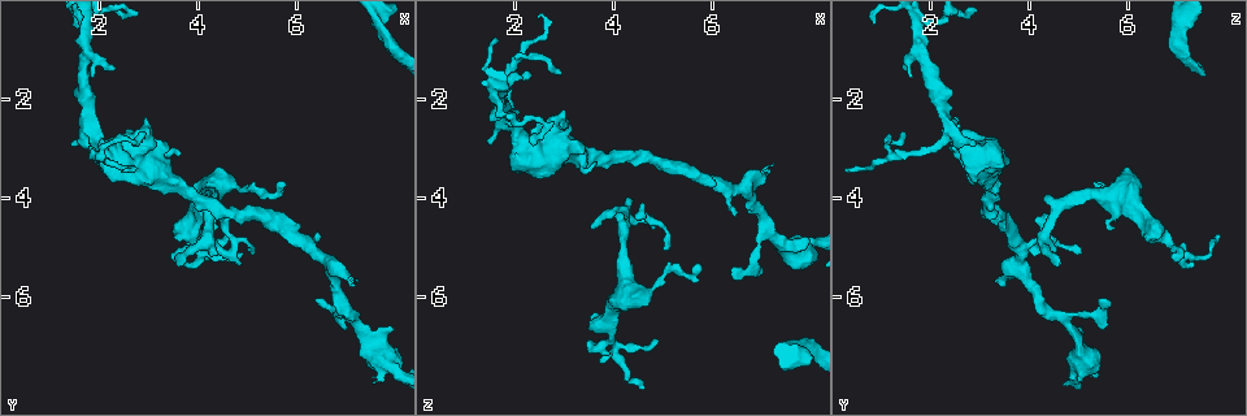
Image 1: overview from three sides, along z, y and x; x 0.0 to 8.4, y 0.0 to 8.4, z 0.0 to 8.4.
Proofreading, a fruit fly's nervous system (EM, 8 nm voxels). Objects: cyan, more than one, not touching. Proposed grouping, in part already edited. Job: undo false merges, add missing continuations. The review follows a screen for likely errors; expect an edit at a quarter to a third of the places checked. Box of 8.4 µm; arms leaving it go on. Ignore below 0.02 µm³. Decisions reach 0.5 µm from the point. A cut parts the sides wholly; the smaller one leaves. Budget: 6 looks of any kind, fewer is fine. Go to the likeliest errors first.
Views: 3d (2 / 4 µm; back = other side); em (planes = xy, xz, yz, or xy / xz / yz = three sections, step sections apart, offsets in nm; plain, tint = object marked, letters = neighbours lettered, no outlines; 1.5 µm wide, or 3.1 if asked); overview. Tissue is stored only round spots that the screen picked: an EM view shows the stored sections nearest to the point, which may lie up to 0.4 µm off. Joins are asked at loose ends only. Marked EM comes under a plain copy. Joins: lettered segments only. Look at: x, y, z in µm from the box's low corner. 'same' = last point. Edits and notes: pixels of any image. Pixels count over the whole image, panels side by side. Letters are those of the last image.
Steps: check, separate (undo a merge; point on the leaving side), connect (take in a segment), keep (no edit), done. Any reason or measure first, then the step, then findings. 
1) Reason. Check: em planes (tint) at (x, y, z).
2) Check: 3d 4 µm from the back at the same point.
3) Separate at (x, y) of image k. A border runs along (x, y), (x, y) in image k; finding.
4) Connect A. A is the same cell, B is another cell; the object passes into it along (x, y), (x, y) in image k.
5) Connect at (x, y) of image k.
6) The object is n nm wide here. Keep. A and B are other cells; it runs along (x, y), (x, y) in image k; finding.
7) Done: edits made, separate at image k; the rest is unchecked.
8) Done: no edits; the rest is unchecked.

Small branch off a trunk. Check: 3d 2 µm at (1.95, 2.75, 2.30).

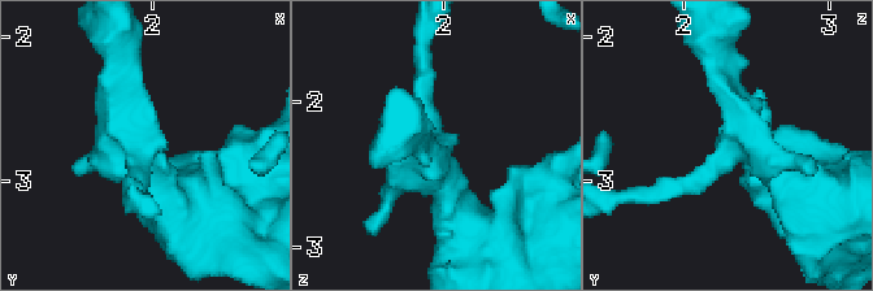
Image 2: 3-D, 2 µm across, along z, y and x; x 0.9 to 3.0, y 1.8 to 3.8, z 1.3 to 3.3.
Check: em planes (tint) at (1.88, 2.80, 2.34).

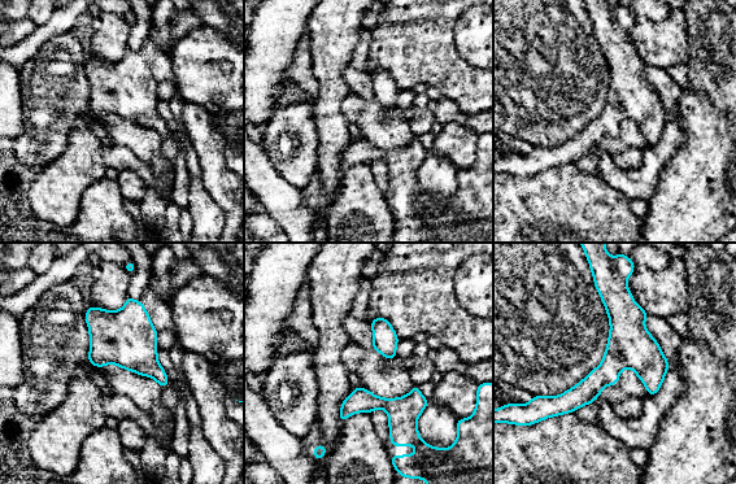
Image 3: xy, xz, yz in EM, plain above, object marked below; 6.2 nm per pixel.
Check: em planes (letters) at the same point.

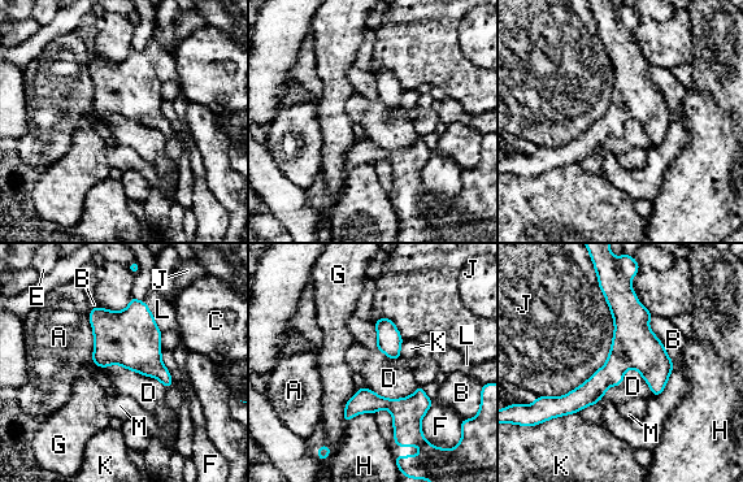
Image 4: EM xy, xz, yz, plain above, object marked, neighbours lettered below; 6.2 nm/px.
Keep. A, B, C, D, E, F, G, H, J, K, L and M are other cells; one neuron here.

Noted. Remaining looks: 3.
Branch stops here. Check: 3d 4 µm at (3.45, 5.15, 6.90).

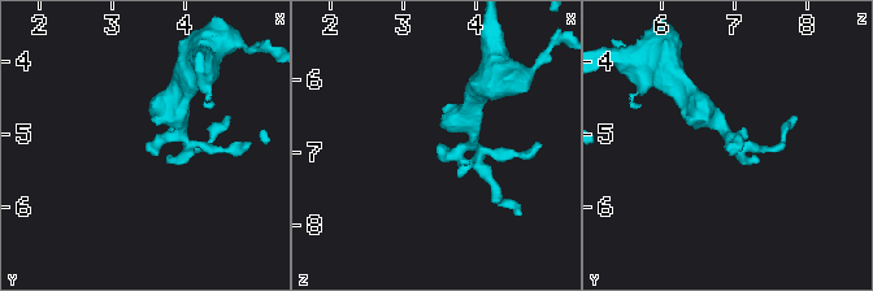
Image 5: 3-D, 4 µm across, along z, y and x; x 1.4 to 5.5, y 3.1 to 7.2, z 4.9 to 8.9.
Check: em xz step 4 (tint) at (3.50, 5.15, 6.90).

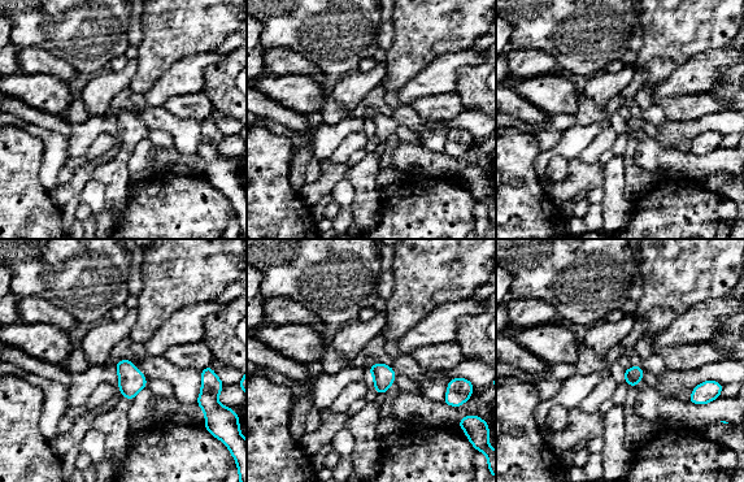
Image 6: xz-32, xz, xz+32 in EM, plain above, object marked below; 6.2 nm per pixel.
Cut it another way. Check: em planes (letters) at the same point.

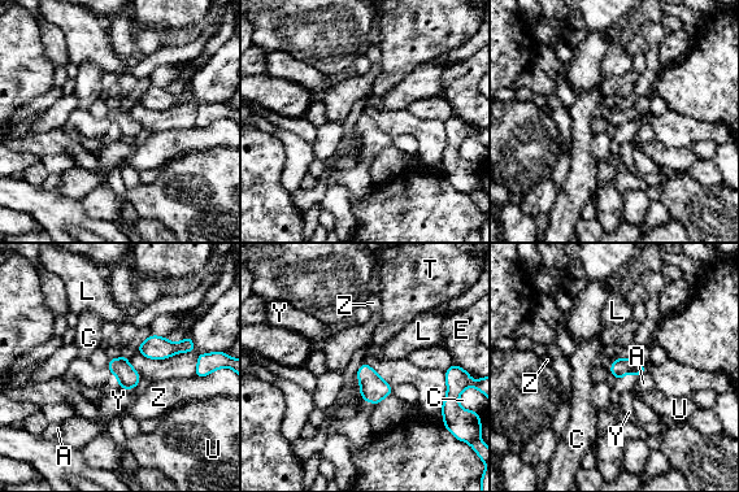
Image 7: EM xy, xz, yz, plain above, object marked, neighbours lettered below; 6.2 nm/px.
The object is 110 nm wide here. Keep. A, C, E, L, T, U, Y and Z are other cells; no lettered segment goes on from it.

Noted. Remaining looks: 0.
Done: no edits; the rest is unchecked.

